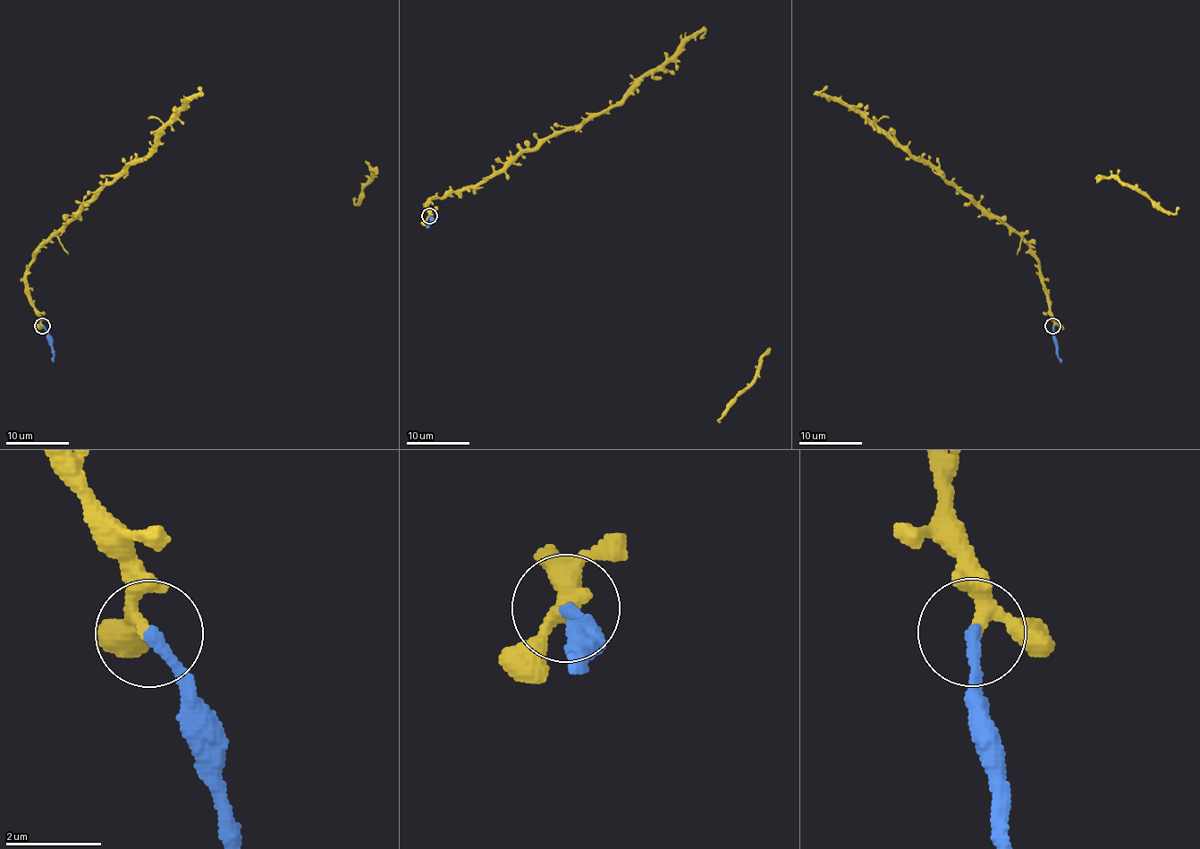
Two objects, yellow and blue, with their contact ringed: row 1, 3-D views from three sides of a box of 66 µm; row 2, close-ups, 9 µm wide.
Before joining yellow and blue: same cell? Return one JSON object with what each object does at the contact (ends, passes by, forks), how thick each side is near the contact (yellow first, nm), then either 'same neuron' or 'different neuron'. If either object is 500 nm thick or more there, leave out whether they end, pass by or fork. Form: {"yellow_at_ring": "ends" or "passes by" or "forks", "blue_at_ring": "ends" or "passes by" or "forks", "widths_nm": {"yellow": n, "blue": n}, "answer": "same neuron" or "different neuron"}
{"yellow_at_ring": "passes by", "blue_at_ring": "ends", "widths_nm": {"yellow": 240, "blue": 260}, "answer": "same neuron"}

